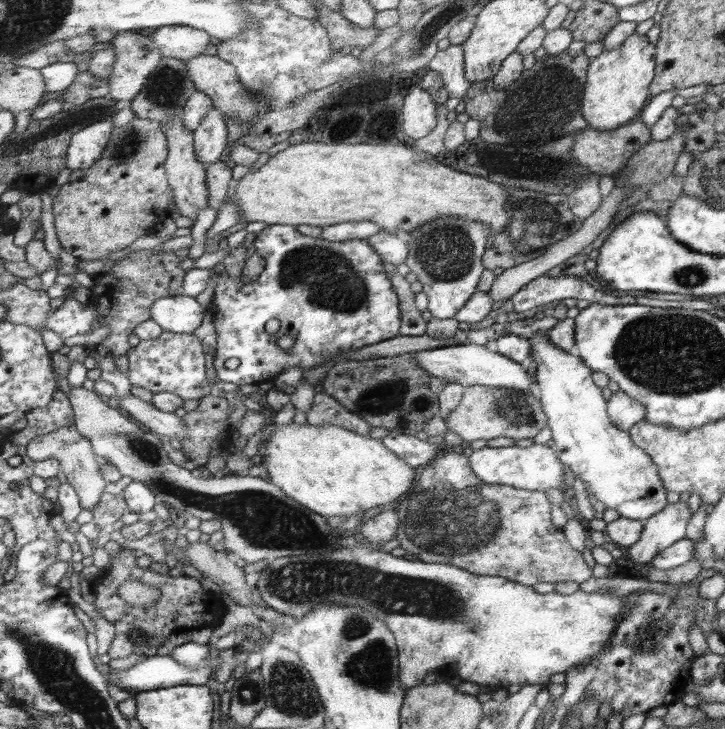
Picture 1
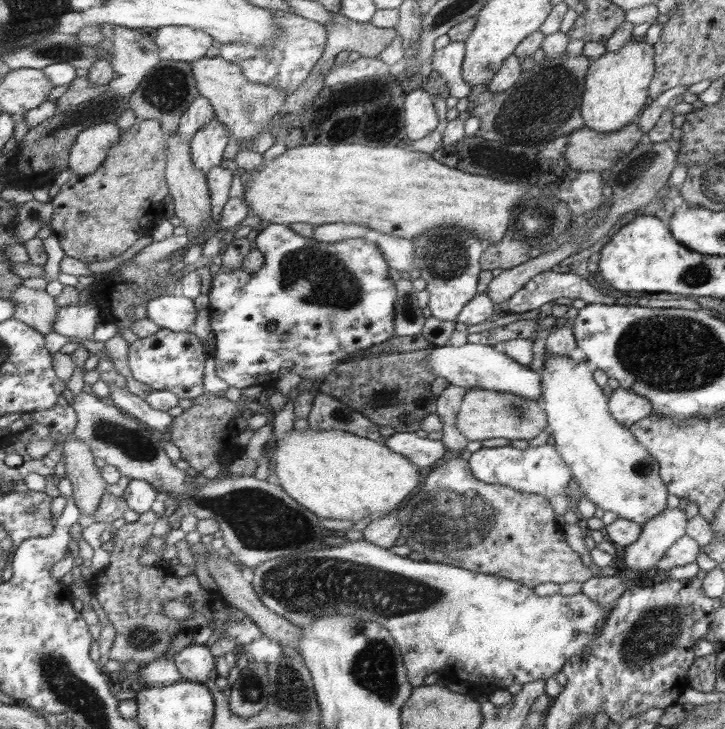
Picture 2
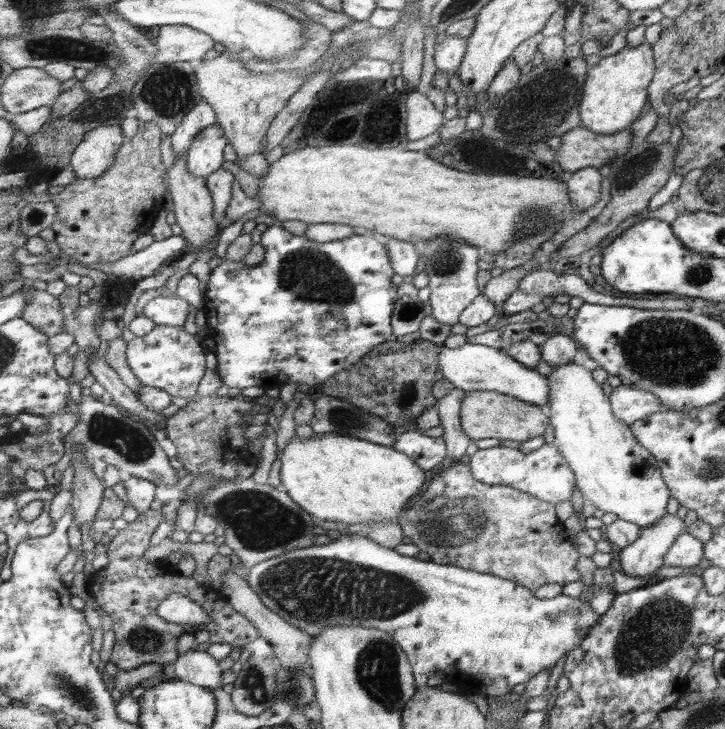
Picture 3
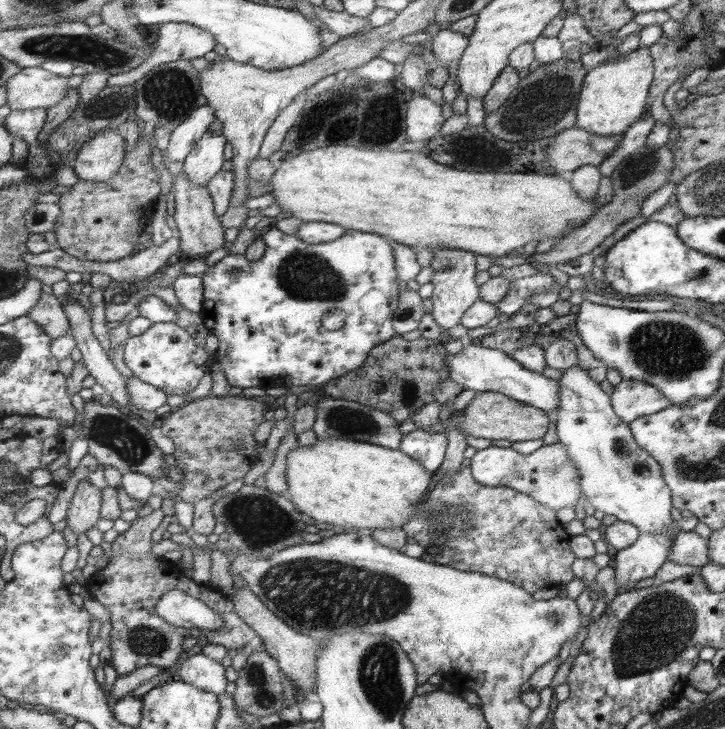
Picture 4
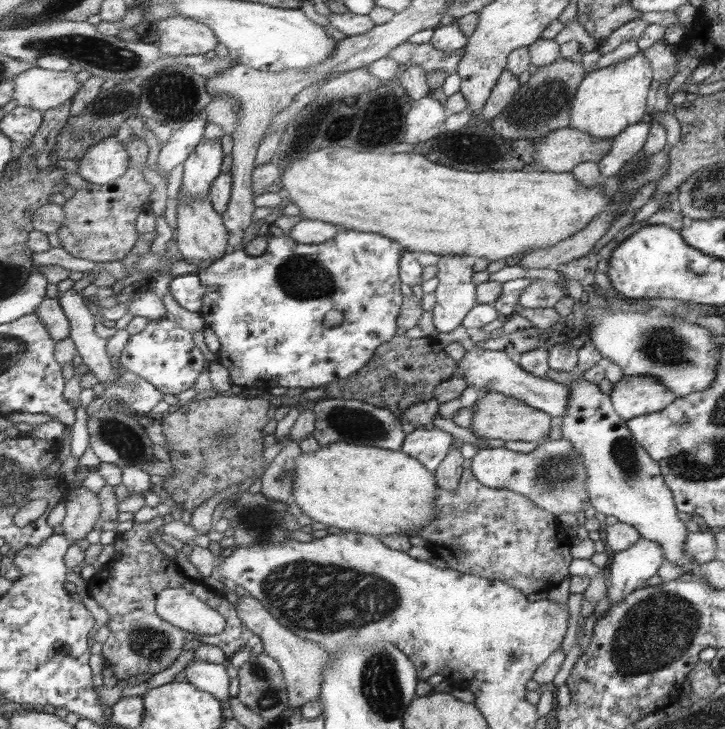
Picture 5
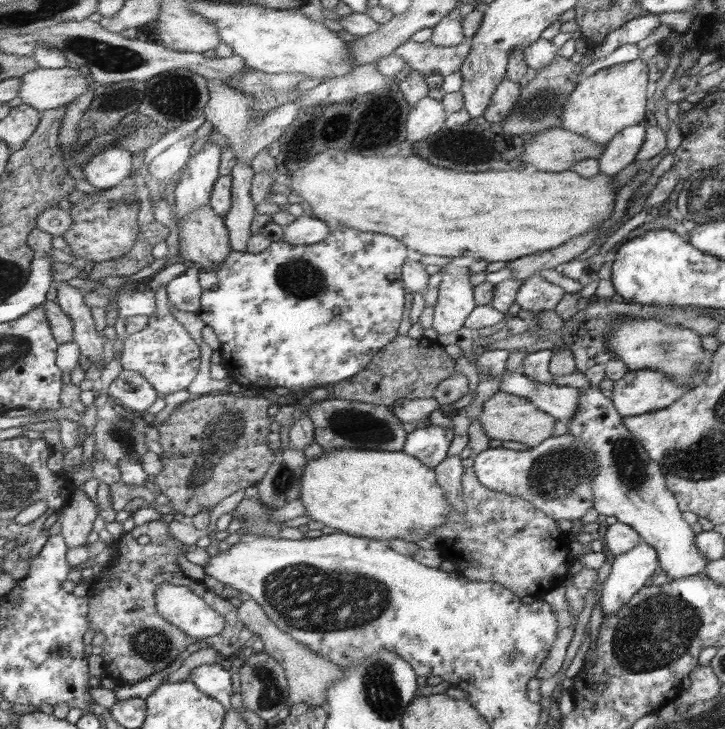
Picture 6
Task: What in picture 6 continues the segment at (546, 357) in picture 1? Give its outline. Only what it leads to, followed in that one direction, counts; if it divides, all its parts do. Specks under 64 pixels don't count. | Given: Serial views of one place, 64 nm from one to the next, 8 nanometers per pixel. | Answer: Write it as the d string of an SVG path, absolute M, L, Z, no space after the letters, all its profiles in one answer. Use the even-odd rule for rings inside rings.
M590 385L589 388L580 389L580 408L576 409L574 417L568 419L568 434L582 440L594 454L596 462L596 478L592 480L592 490L596 496L596 510L606 517L614 516L619 522L634 528L636 533L647 544L651 544L659 552L659 563L666 571L666 575L673 580L686 578L688 576L702 575L706 570L708 560L699 554L695 548L694 532L688 522L684 522L680 512L678 499L675 493L667 486L666 476L659 462L653 460L643 443L634 438L632 431L624 426L624 416L621 415L615 404L605 396L597 385Z

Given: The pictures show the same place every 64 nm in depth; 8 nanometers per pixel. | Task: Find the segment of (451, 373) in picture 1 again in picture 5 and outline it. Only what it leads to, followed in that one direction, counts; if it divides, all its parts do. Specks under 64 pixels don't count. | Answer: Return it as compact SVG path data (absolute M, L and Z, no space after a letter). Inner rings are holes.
M475 344L467 347L467 351L456 361L456 376L460 376L468 382L468 386L474 388L488 388L490 391L522 400L528 406L536 407L553 416L562 416L568 412L568 386L558 383L548 377L538 377L522 369L517 361L513 361L502 350L486 350Z

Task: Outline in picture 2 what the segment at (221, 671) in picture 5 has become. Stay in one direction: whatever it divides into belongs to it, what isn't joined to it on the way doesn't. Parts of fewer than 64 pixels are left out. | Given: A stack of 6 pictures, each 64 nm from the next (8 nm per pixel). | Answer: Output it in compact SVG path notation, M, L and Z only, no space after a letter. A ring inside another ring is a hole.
M192 642L191 645L176 652L172 660L182 674L183 681L204 685L208 683L210 673L214 670L216 659L212 656L210 647Z

